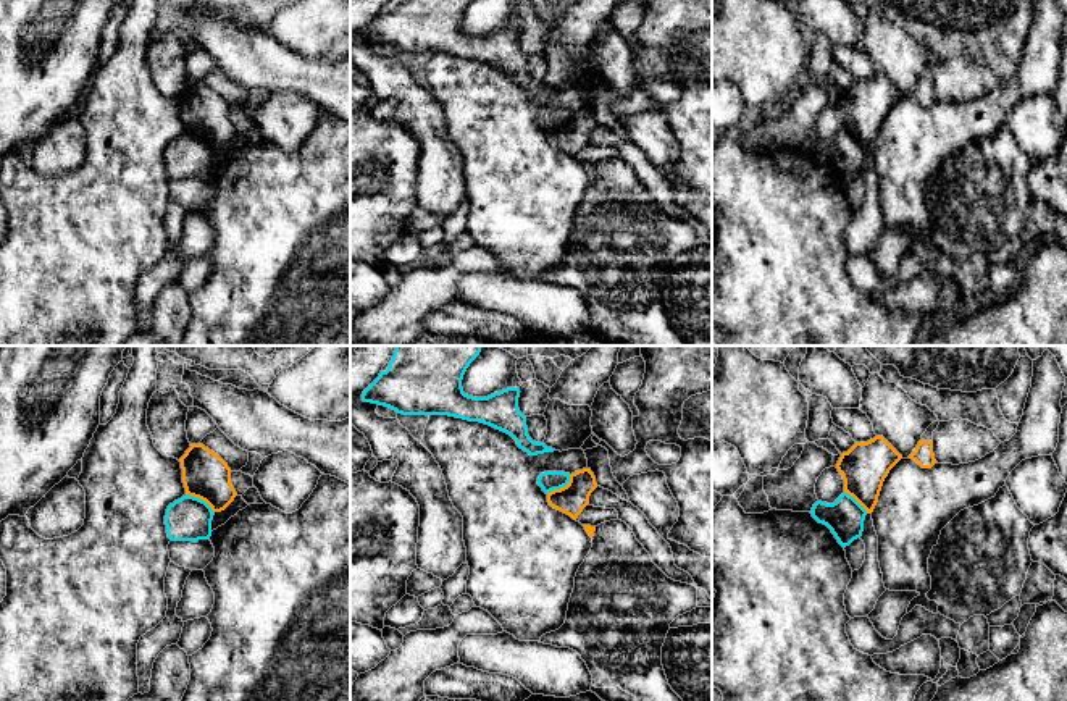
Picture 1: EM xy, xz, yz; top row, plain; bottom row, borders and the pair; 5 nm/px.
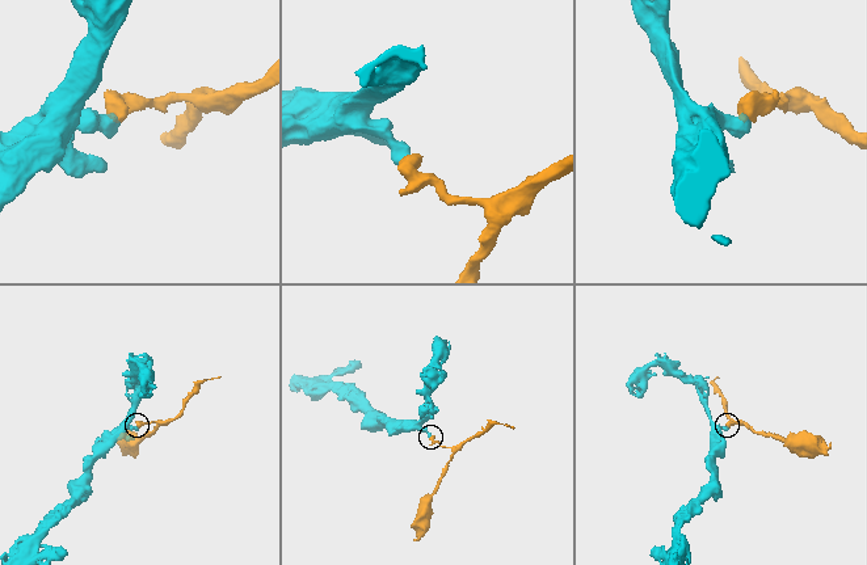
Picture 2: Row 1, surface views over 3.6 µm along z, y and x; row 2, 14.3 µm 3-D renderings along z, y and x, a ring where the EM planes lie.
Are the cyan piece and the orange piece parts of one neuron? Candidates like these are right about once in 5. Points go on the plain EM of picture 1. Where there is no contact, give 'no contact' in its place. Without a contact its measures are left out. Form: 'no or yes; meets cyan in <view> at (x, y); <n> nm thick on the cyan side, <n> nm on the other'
no; meets cyan in xy at (200, 138); 220 nm thick on the cyan side, 240 nm on the other

